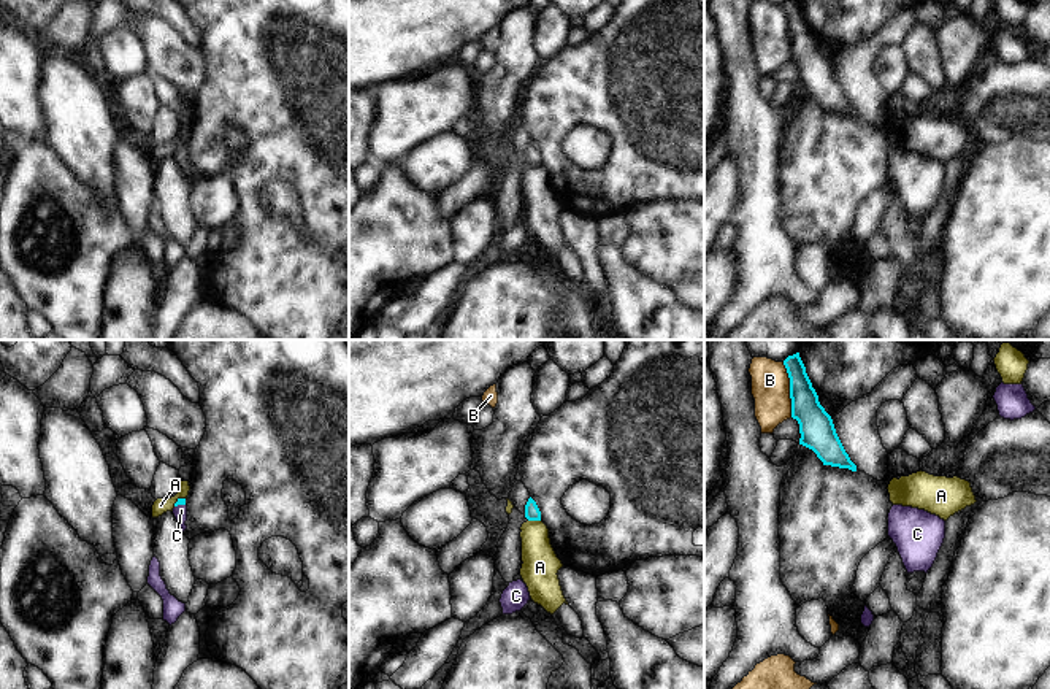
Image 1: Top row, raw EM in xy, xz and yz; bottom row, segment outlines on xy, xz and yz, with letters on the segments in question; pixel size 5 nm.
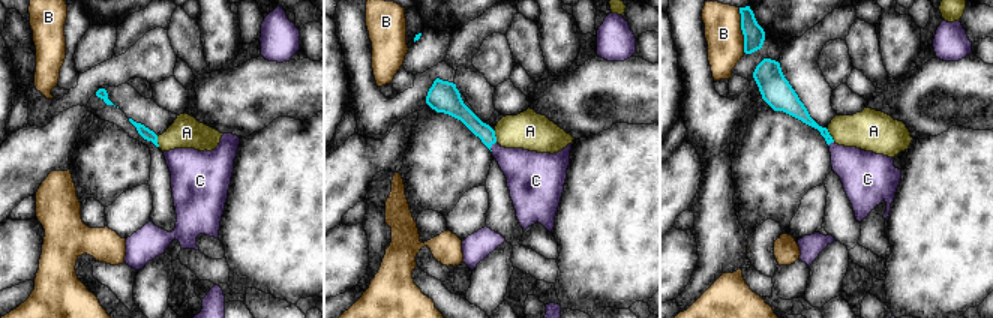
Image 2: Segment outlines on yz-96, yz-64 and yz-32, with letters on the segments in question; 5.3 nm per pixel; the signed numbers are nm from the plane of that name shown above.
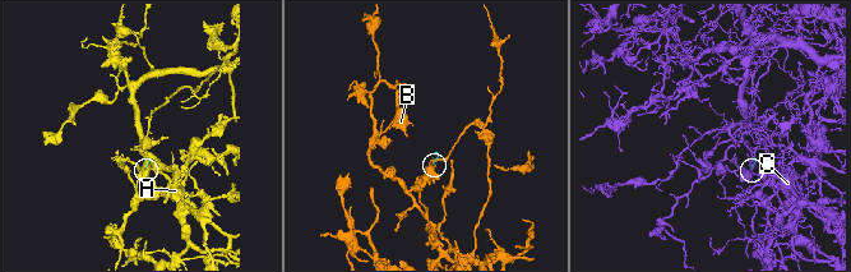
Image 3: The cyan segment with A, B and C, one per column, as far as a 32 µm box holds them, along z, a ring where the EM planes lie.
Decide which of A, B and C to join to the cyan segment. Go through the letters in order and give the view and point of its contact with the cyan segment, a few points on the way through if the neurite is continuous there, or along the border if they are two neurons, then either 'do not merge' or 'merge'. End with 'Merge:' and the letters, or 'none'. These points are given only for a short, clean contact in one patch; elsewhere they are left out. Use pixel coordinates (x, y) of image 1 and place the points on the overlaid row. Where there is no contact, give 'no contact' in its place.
A: contact xz (535, 519); border xz (528, 519), (540, 521); do not merge
B: contact yz (790, 389); border yz (782, 362), (789, 378), (792, 416); do not merge
C: contact xy (180, 504); way xy (180, 500), (180, 504), (180, 511); merge
Merge: C

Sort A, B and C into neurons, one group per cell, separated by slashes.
A / B / C

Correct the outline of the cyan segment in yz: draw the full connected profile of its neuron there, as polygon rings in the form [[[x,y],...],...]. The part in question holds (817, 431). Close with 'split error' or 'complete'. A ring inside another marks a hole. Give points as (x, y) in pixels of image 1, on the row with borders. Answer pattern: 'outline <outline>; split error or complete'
outline [[[799,352],[788,356],[784,365],[790,378],[791,418],[799,424],[799,445],[812,449],[823,465],[856,472],[856,465],[836,433],[831,416],[818,402]]]; complete

